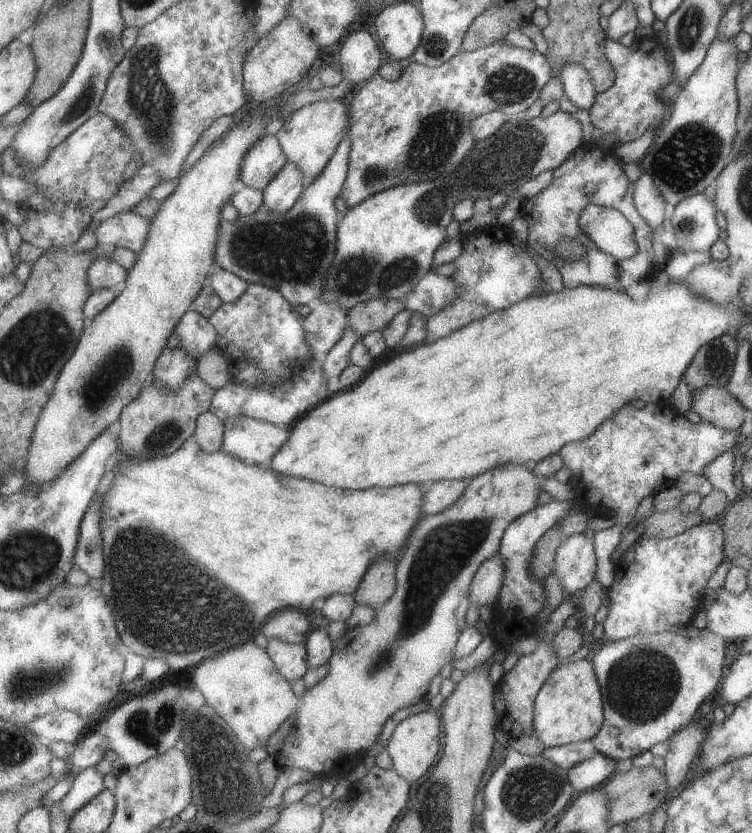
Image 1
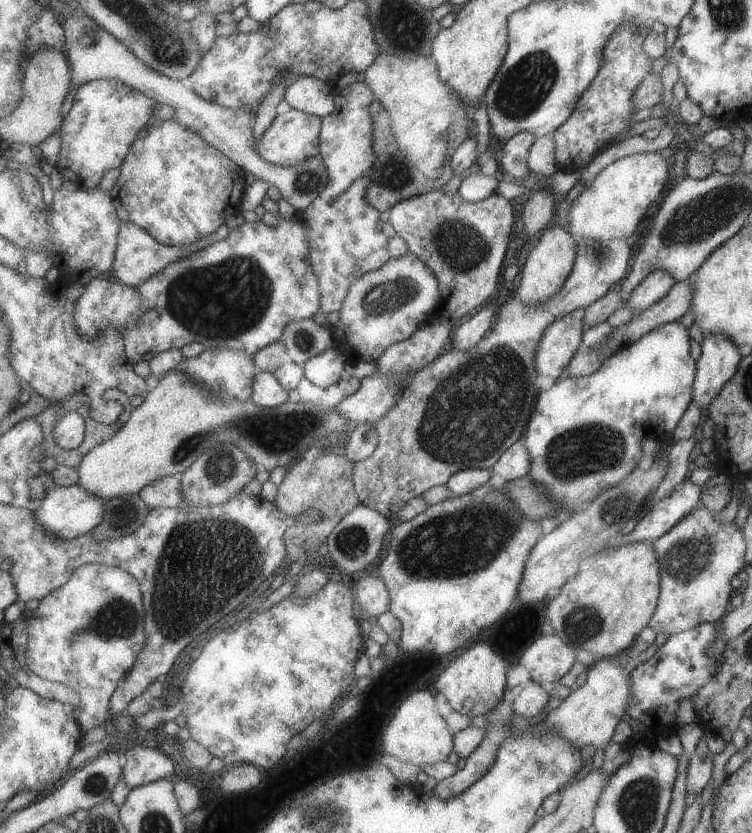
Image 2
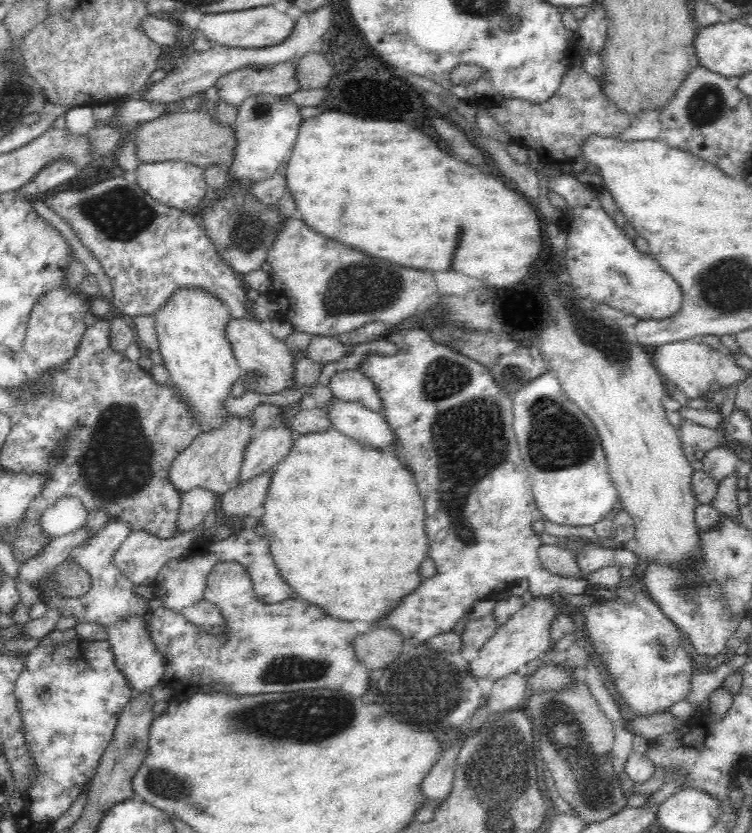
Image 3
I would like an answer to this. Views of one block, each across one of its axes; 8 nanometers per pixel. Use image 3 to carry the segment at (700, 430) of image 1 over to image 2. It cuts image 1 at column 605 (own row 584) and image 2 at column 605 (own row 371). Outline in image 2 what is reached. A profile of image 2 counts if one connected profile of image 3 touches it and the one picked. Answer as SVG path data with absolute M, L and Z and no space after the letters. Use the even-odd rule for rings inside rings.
M678 321L661 324L657 328L653 328L651 332L643 334L639 340L635 340L633 344L621 348L613 356L609 356L607 360L603 360L603 364L599 366L597 372L589 374L589 376L571 377L555 383L549 390L541 391L538 398L538 407L535 414L531 418L531 422L527 428L527 432L523 438L529 454L531 454L531 472L529 476L533 478L535 484L539 484L539 488L543 488L545 494L553 496L555 500L559 500L563 506L567 506L567 510L573 510L579 506L579 502L585 500L593 500L601 495L607 488L614 487L615 484L621 482L634 470L635 466L640 462L642 457L641 442L645 438L652 438L657 441L663 441L669 438L672 430L677 426L677 422L681 420L681 416L685 414L689 402L691 402L691 384L695 378L696 362L693 362L691 354L689 354L689 344L691 339L688 335L688 329L684 328Z

